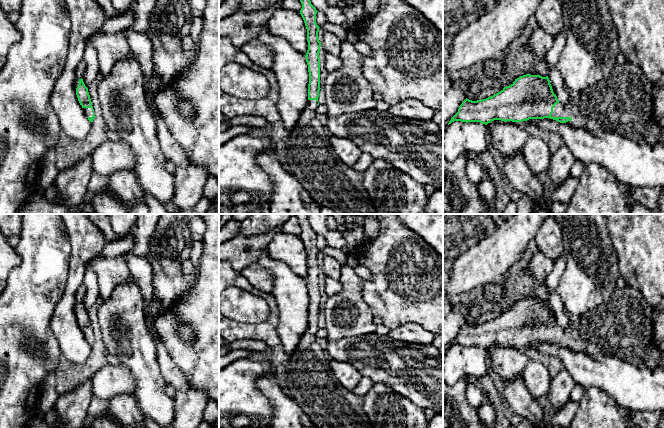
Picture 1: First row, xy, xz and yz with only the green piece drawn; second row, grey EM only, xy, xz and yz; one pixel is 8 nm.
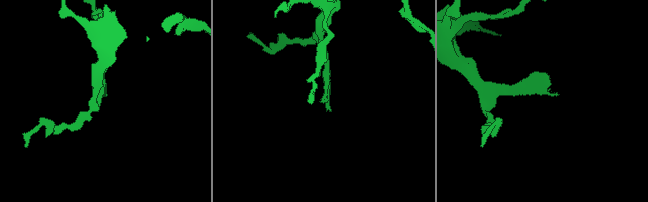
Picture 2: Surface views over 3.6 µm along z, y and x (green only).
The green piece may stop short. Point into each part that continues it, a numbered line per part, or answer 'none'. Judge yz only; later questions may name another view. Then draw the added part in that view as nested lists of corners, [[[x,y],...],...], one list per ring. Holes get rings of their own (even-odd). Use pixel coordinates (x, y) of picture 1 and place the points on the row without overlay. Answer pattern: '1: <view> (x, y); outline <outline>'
1: yz (621, 327); outline [[[625,286],[616,289],[610,299],[598,308],[573,319],[563,329],[561,326],[553,332],[552,341],[570,341],[567,348],[582,352],[588,356],[605,355],[618,357],[639,368],[655,369],[662,359],[661,351],[652,338],[654,310],[639,290]]]

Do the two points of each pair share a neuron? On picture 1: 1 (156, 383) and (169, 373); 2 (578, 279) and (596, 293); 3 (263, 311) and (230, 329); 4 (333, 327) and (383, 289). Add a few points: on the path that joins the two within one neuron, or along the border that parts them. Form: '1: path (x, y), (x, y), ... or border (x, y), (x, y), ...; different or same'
1: border (157, 355), (160, 374), (168, 385); different
2: path (582, 283), (587, 284), (592, 289); same
3: border (229, 318), (245, 323), (260, 323), (265, 320); different
4: border (362, 280), (362, 299), (374, 316); different

